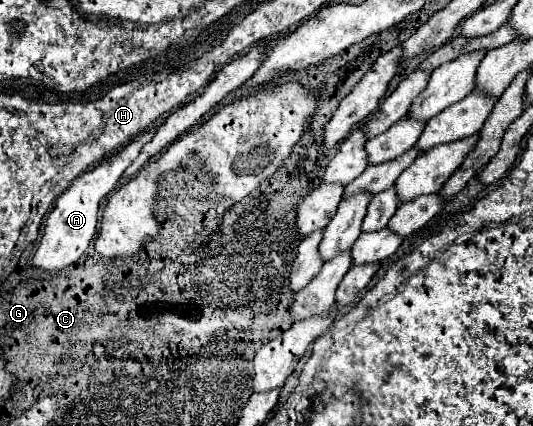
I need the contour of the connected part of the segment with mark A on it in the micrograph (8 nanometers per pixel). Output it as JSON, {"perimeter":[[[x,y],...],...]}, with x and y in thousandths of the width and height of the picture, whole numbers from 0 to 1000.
{"perimeter":[[[272,308],[265,312],[253,331],[246,331],[227,359],[208,364],[201,373],[193,373],[193,383],[186,383],[178,397],[148,411],[133,439],[107,467],[103,491],[96,495],[88,523],[84,523],[84,547],[73,566],[73,580],[58,608],[58,622],[66,631],[81,631],[81,636],[111,636],[118,627],[137,622],[167,580],[167,570],[174,566],[178,547],[182,547],[182,495],[186,495],[186,477],[189,467],[212,448],[212,439],[220,434],[220,425],[227,420],[231,401],[250,383],[250,373],[261,364],[265,345],[287,322],[291,308]]]}

